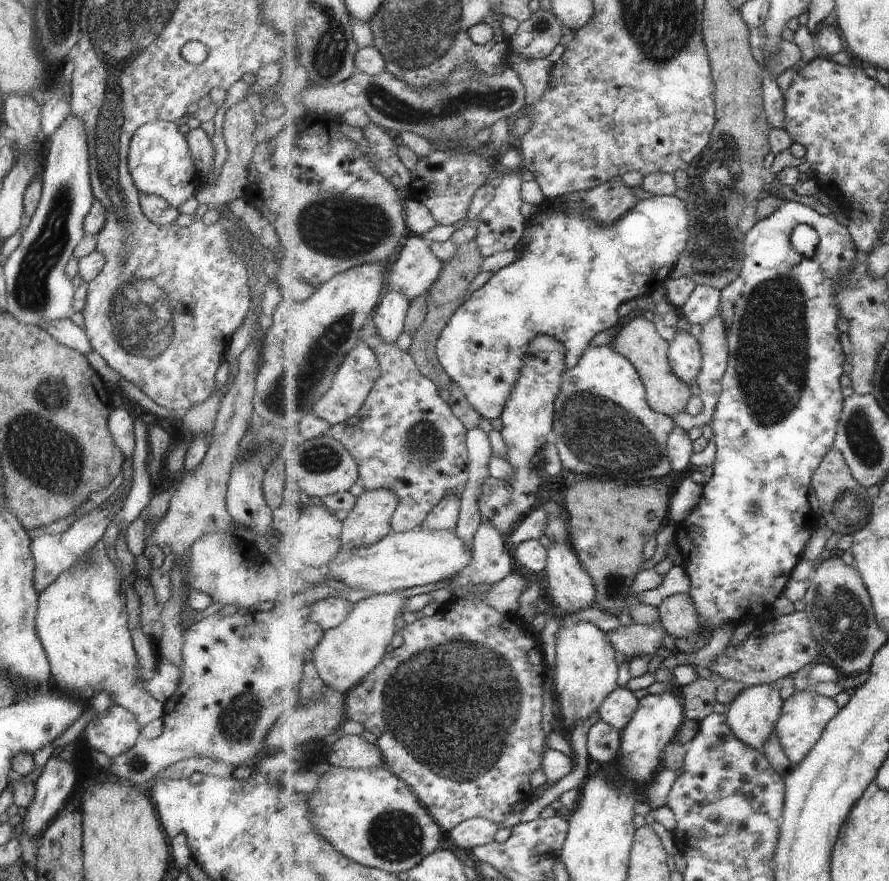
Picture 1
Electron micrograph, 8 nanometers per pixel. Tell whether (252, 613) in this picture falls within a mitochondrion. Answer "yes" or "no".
no

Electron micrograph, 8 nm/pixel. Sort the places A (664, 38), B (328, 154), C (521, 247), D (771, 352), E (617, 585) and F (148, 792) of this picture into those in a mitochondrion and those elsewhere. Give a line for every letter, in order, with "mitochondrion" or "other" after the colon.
A: mitochondrion
B: other
C: other
D: mitochondrion
E: mitochondrion
F: other

